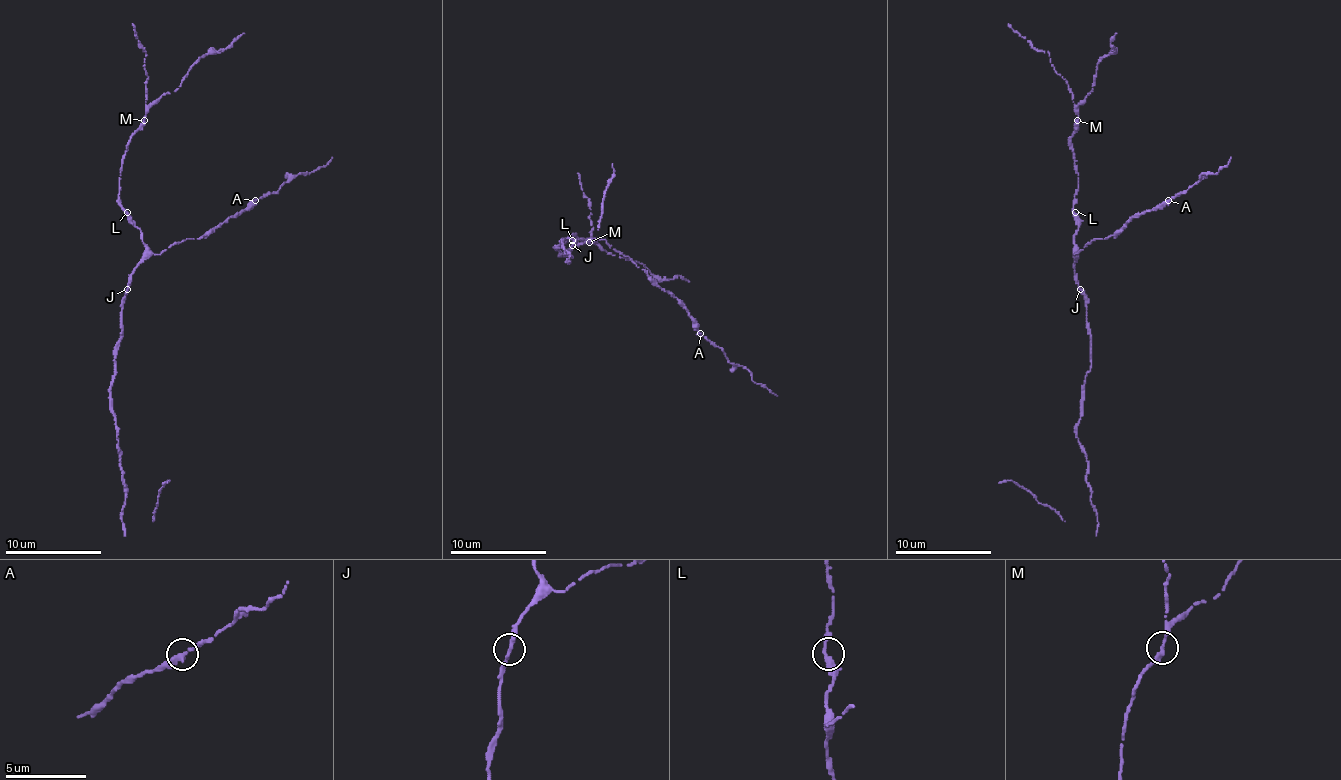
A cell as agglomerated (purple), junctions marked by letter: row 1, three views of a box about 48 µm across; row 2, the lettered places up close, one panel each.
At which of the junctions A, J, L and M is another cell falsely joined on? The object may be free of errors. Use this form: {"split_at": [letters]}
{"split_at": []}

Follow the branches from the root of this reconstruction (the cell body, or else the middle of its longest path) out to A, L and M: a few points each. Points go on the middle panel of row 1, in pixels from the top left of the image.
A: (569, 249), (577, 240), (603, 240), (620, 254), (630, 257), (678, 300), (699, 334)
L: (569, 249), (577, 240), (591, 240), (572, 240)
M: (569, 249), (577, 240), (591, 240), (574, 242), (567, 237), (565, 242), (572, 235), (589, 242)

